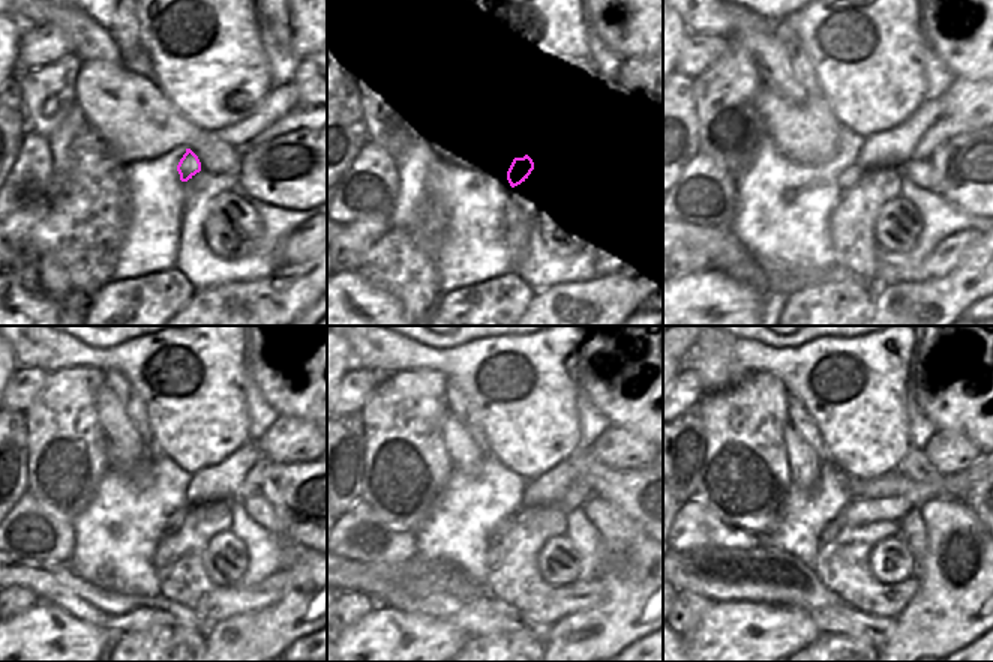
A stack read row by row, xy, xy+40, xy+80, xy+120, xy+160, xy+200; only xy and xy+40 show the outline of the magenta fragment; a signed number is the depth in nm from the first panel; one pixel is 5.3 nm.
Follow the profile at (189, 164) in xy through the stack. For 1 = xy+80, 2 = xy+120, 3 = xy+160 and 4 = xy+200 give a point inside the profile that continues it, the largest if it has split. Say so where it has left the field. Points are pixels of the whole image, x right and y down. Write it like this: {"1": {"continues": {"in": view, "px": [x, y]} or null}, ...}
{"1": {"continues": {"in": "xy+80", "px": [851, 176]}}, "2": {"continues": {"in": "xy+120", "px": [174, 520]}}, "3": {"continues": {"in": "xy+160", "px": [507, 524]}}, "4": {"continues": {"in": "xy+200", "px": [836, 527]}}}

